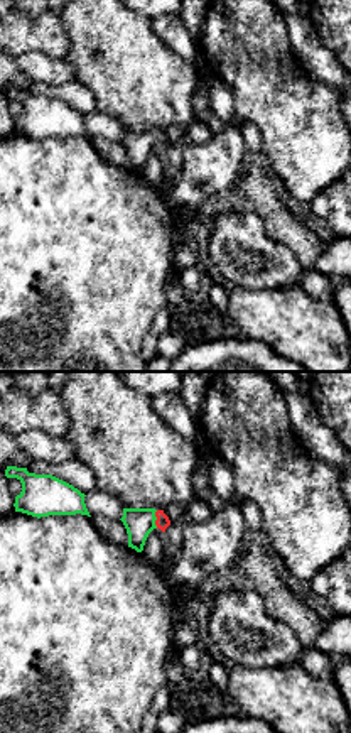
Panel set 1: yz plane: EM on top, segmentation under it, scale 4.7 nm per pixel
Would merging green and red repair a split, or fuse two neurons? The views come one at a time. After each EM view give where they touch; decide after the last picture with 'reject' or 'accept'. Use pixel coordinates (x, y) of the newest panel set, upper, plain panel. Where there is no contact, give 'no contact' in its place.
(156, 141)

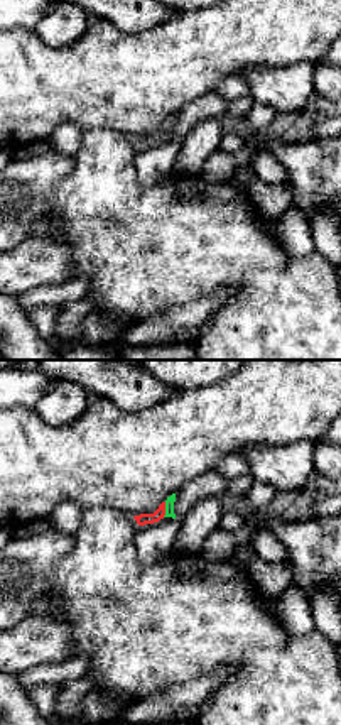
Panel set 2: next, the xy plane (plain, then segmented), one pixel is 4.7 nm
(166, 130)

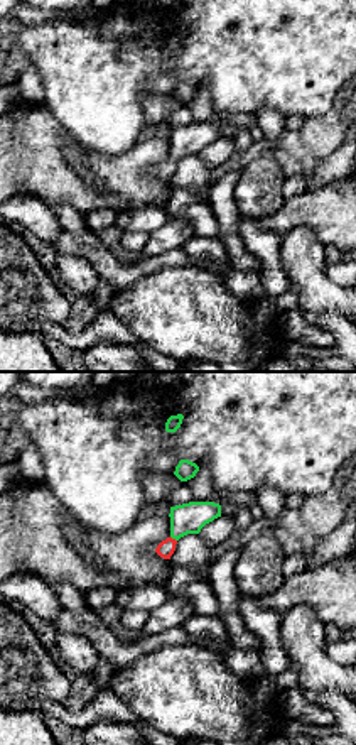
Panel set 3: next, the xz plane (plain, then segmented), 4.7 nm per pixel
(174, 159)

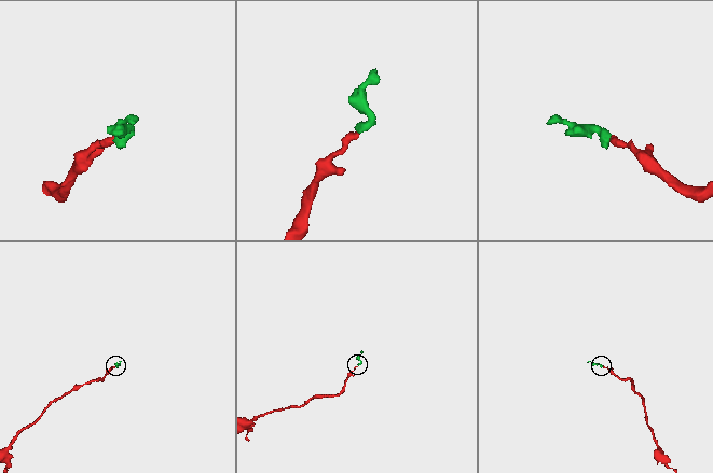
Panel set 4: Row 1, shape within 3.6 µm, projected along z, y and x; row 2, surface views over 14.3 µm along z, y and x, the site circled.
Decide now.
accept

